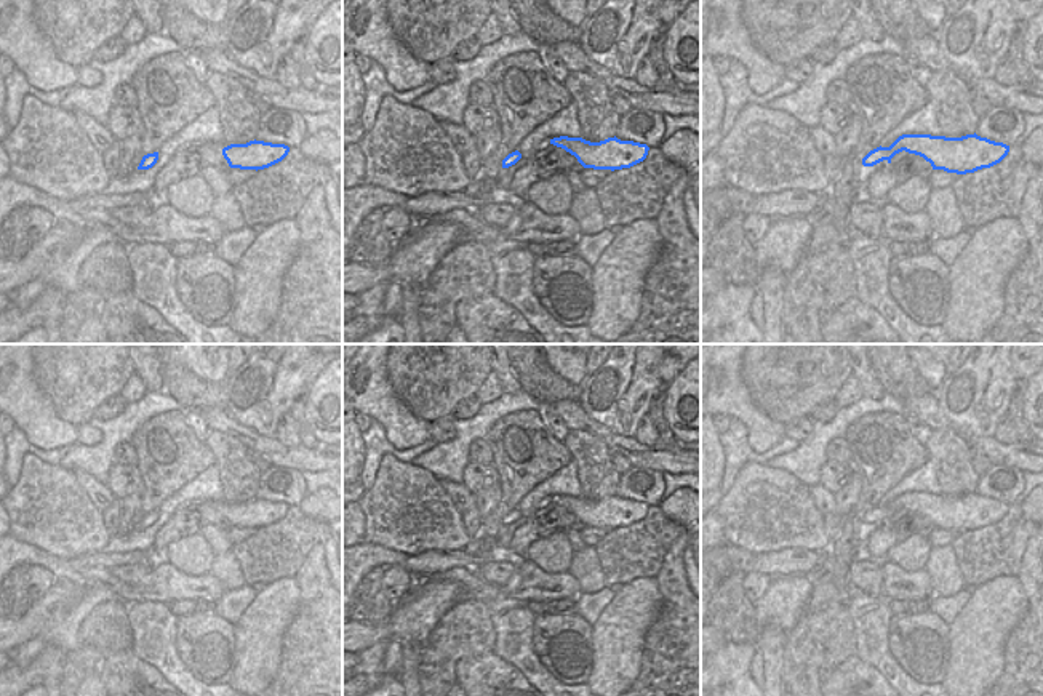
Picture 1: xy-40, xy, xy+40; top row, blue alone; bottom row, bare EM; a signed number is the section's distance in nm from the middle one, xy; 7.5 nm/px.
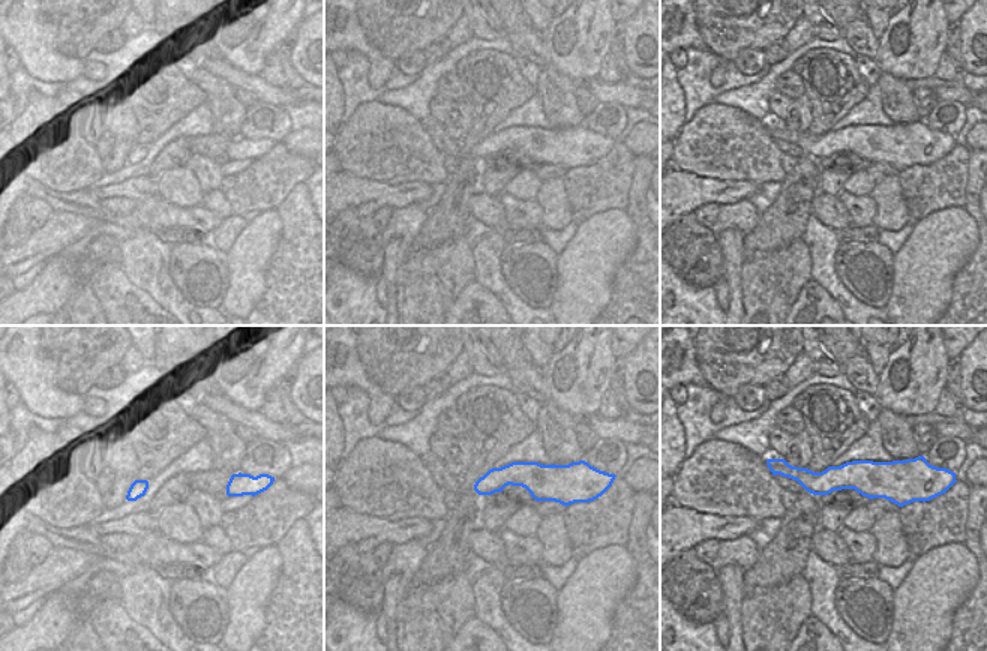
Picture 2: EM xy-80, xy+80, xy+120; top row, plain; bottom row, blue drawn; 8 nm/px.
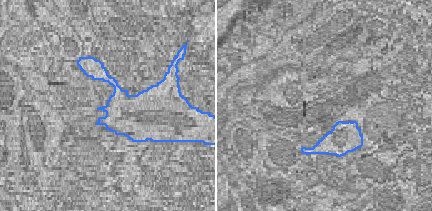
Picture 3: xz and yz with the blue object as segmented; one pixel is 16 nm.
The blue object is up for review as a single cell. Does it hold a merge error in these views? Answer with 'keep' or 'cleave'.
keep

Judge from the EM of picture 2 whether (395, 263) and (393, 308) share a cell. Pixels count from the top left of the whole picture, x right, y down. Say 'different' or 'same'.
same

